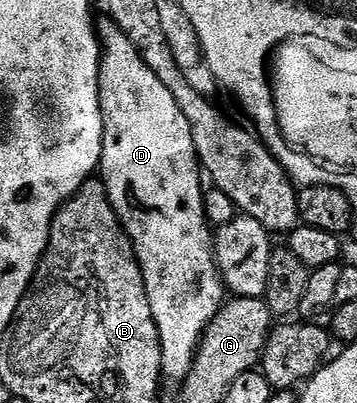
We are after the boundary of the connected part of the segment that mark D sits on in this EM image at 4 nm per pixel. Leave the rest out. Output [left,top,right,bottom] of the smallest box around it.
[96,20,224,382]

